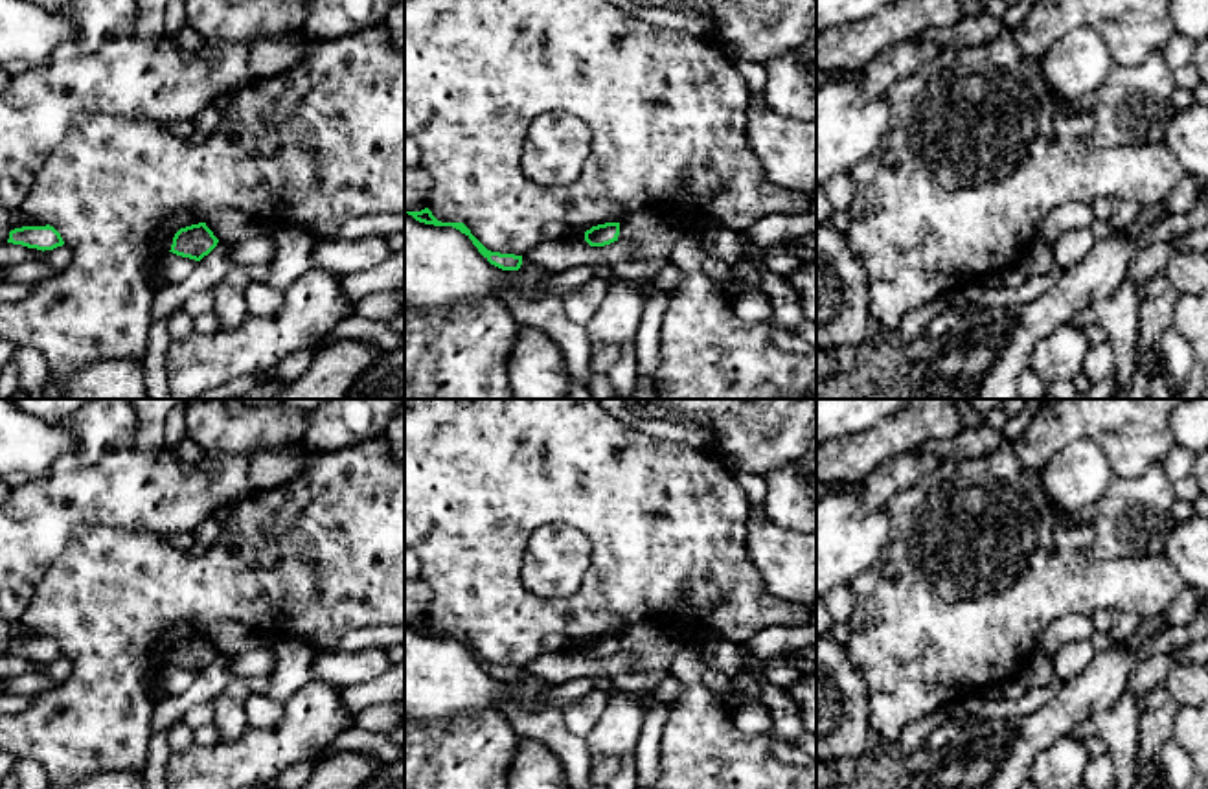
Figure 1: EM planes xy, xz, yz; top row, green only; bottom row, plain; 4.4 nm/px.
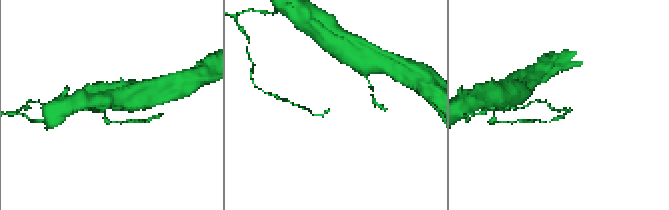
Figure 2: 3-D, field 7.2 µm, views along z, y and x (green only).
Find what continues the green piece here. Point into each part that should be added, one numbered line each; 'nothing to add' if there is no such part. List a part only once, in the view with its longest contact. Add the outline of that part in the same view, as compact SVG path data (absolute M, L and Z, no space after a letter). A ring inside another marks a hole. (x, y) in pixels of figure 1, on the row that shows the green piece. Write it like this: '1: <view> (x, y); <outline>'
nothing to add

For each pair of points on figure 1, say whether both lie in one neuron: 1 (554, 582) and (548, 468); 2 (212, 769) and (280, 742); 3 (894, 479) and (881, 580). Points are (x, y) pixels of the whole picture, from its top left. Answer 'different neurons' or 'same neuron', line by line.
1: different neurons
2: same neuron
3: different neurons

